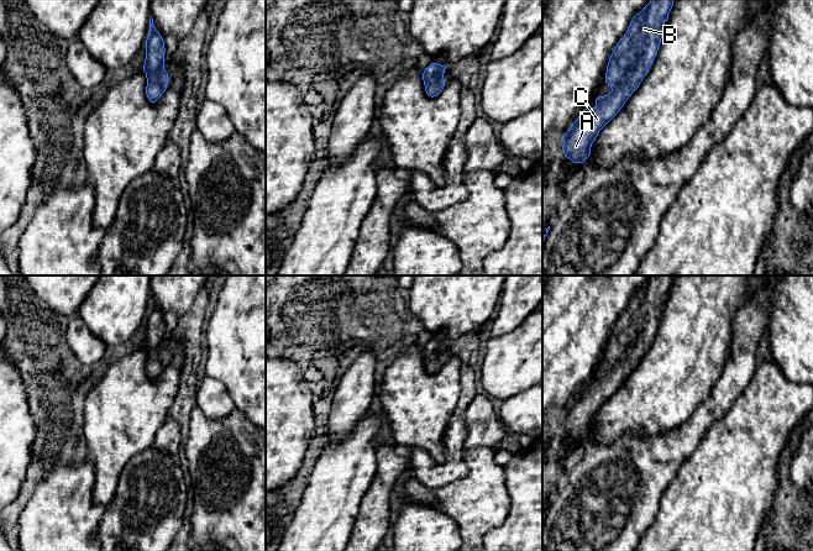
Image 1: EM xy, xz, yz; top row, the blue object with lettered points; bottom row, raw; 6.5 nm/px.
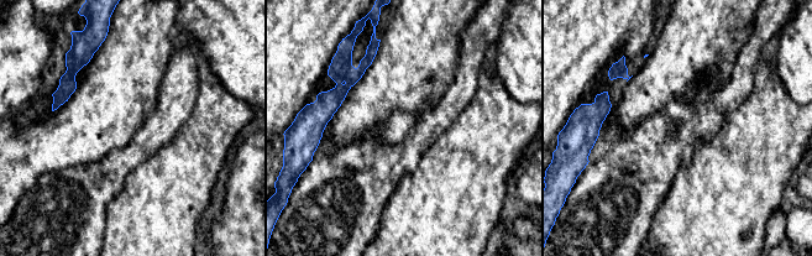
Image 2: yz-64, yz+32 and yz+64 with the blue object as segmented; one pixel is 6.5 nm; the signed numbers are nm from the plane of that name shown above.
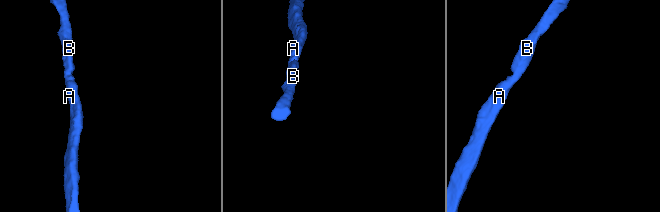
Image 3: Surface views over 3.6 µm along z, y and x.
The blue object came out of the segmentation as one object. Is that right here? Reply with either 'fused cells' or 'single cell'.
single cell

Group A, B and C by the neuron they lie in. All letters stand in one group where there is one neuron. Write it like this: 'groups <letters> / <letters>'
groups A B C

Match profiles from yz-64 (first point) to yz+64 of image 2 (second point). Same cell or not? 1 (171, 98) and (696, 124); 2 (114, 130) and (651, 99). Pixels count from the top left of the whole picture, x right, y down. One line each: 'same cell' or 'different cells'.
1: same cell
2: same cell

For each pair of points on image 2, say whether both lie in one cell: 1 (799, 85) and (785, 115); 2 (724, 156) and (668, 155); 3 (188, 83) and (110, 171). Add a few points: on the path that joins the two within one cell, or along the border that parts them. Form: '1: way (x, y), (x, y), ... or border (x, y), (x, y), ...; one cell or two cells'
1: border (779, 73), (785, 89), (799, 104); two cells
2: border (714, 135), (696, 144), (692, 160), (675, 177); two cells
3: way (174, 106), (167, 119), (134, 152); one cell

